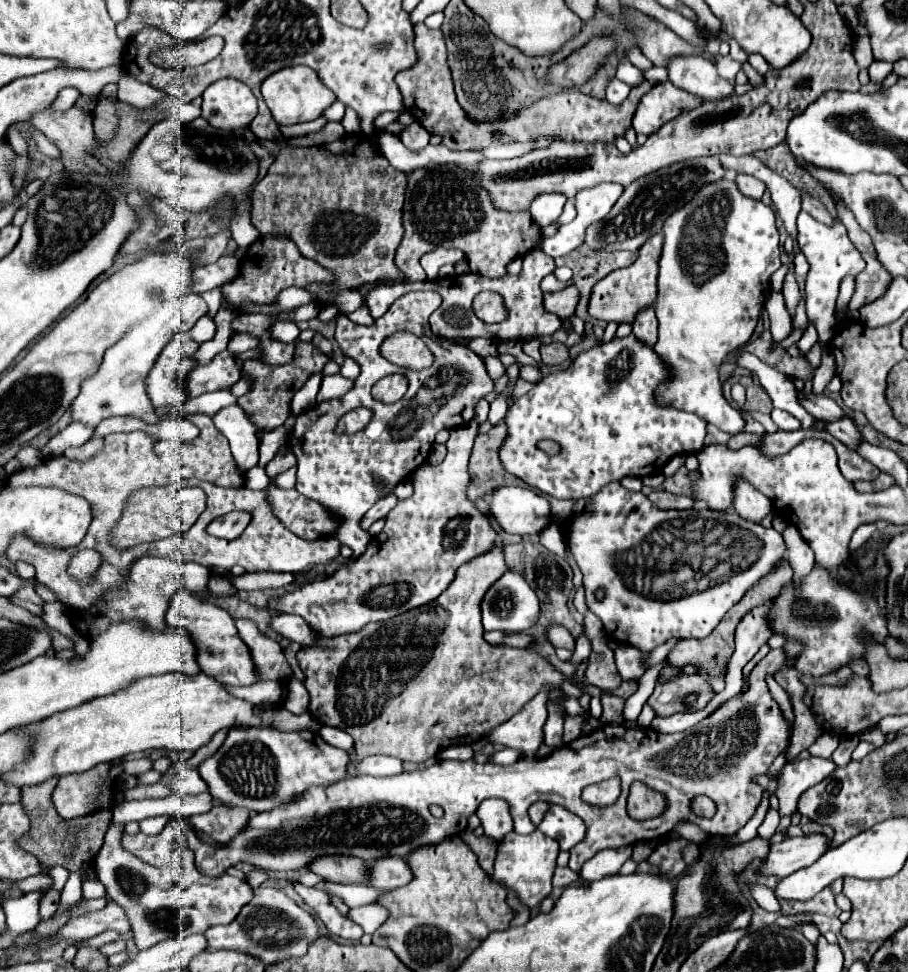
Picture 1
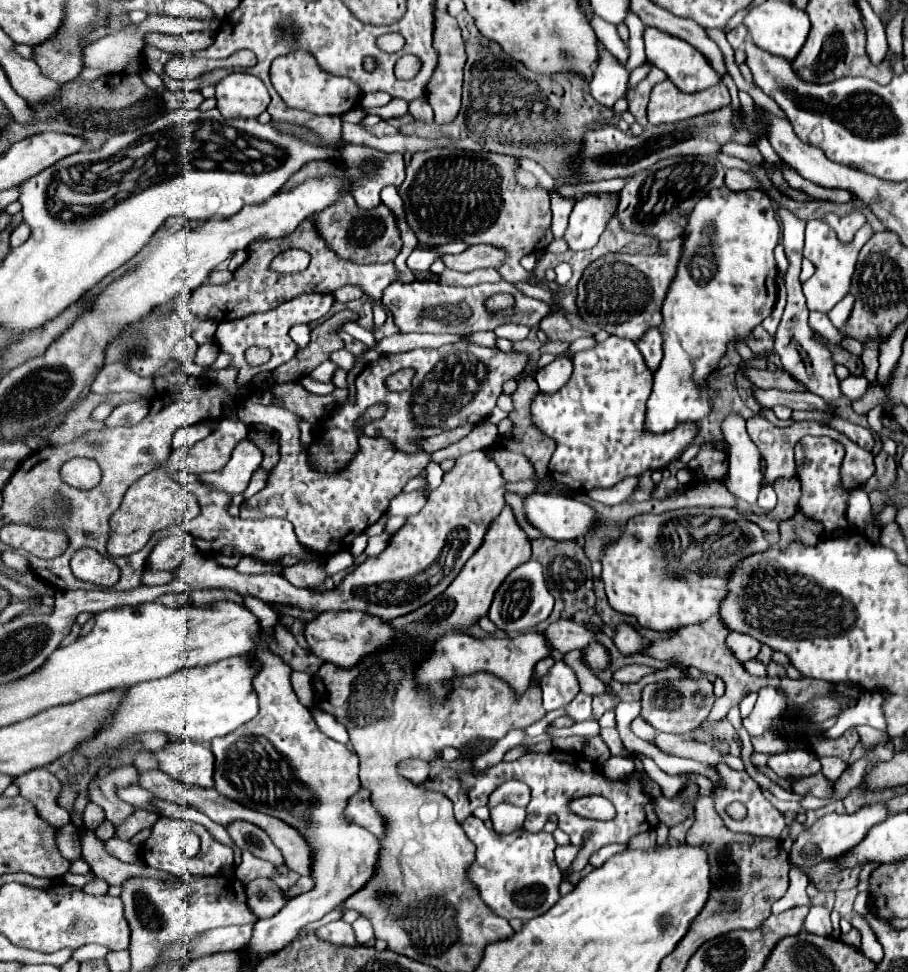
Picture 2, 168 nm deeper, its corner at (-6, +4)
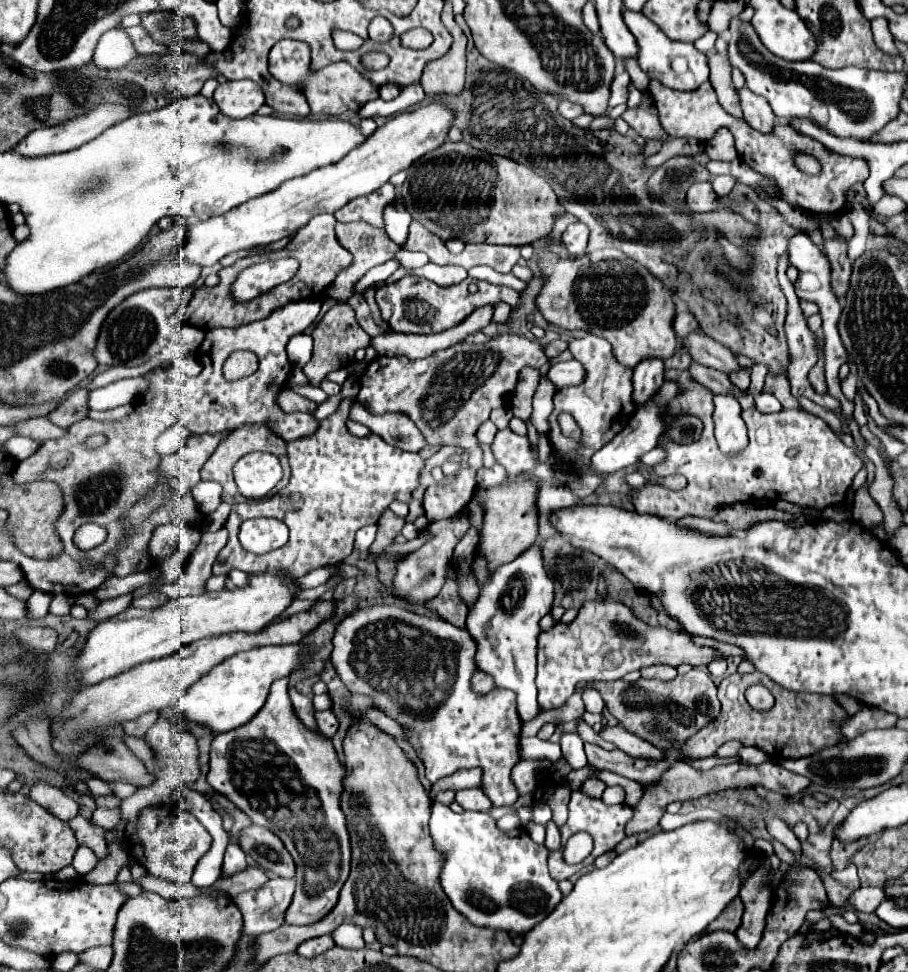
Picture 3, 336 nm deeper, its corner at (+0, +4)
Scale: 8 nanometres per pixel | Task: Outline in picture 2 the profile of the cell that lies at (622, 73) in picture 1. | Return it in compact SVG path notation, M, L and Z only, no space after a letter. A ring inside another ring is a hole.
M594 15L594 19L592 19L592 29L594 29L596 37L606 45L606 49L608 49L620 63L626 65L626 61L628 61L628 57L630 57L630 49L628 49L628 45L620 39L616 27L614 27L612 23L606 23L604 19L600 19L600 17Z

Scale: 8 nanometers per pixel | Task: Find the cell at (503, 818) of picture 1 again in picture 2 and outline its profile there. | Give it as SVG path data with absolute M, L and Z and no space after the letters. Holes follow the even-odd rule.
M508 781L500 785L488 801L488 809L494 809L500 803L512 803L516 807L526 807L530 803L530 787L520 781Z

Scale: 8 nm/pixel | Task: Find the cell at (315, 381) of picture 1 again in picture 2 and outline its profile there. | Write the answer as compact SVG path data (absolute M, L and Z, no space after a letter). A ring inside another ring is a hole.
M324 361L320 367L316 367L316 369L310 373L310 377L316 379L316 381L330 381L332 375L334 375L334 371L336 371L336 365L334 365L332 361Z

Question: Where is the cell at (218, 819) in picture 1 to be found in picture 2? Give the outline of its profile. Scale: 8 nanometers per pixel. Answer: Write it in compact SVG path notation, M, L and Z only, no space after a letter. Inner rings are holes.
M236 821L226 827L228 835L234 839L234 843L240 849L248 849L254 857L270 861L274 865L282 865L284 859L280 855L280 849L272 843L272 839L254 823L248 821Z

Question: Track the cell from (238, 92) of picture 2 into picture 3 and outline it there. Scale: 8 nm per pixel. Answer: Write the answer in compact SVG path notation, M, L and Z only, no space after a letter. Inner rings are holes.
M226 81L214 91L214 101L220 111L232 119L244 119L254 115L266 101L262 95L262 87L254 81Z

